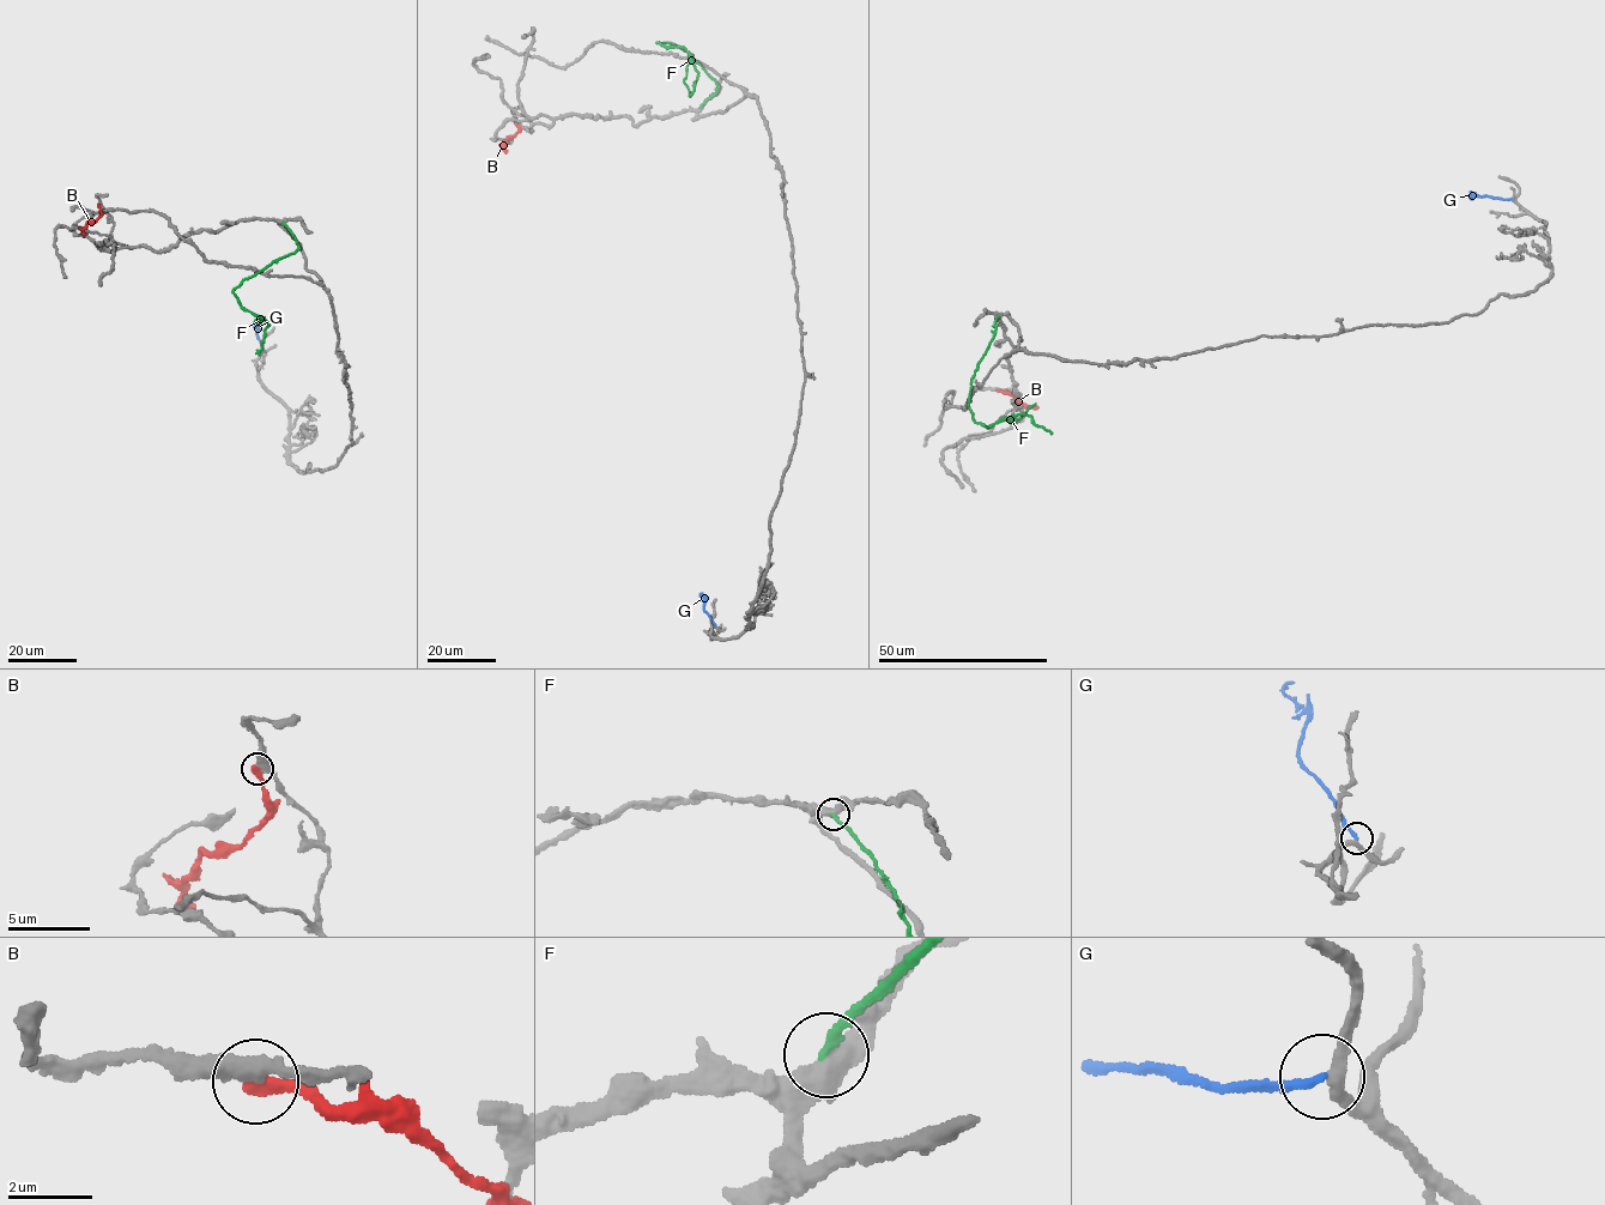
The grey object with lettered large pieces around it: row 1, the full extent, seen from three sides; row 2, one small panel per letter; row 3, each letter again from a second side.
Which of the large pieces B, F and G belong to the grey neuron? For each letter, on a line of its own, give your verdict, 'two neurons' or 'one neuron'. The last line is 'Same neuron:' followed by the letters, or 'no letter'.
B: two neurons
F: two neurons
G: two neurons
Same neuron: no letter

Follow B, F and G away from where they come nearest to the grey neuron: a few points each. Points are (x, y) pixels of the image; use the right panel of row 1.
B: (998, 391), (1011, 394), (1028, 407), (1039, 407)
F: (999, 315), (992, 340), (971, 377), (968, 407), (974, 422), (986, 425), (1018, 413), (1030, 416), (1052, 434)
G: (1512, 199), (1483, 195), (1472, 199), (1470, 194)

